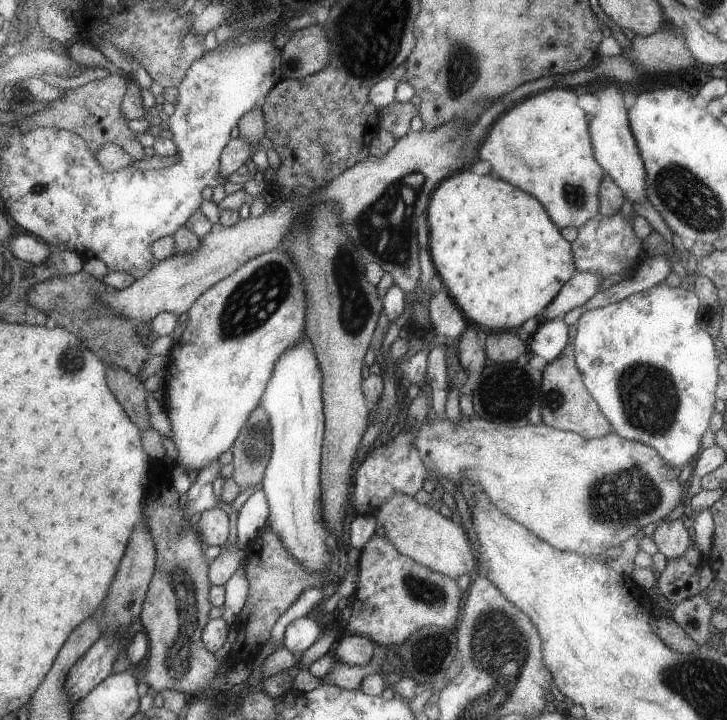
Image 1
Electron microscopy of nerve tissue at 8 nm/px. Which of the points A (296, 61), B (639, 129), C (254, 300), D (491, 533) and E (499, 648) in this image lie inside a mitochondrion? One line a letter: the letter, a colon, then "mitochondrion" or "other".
A: mitochondrion
B: other
C: mitochondrion
D: other
E: mitochondrion

